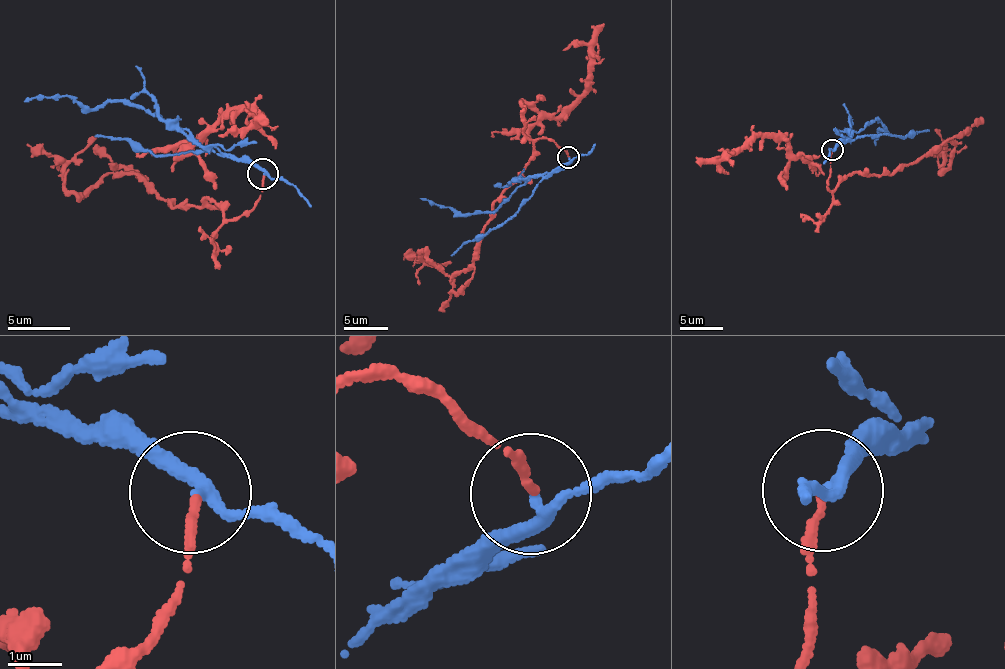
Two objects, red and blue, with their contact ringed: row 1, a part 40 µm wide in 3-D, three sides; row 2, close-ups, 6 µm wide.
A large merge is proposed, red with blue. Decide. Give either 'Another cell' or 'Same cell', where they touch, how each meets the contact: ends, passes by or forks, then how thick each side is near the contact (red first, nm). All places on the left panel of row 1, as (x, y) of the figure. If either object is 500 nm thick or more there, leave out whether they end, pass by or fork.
Another cell. Place: (263, 173). At the ring red ends. At the ring blue passes by. Thickness 140 nm (red) against 190 nm

